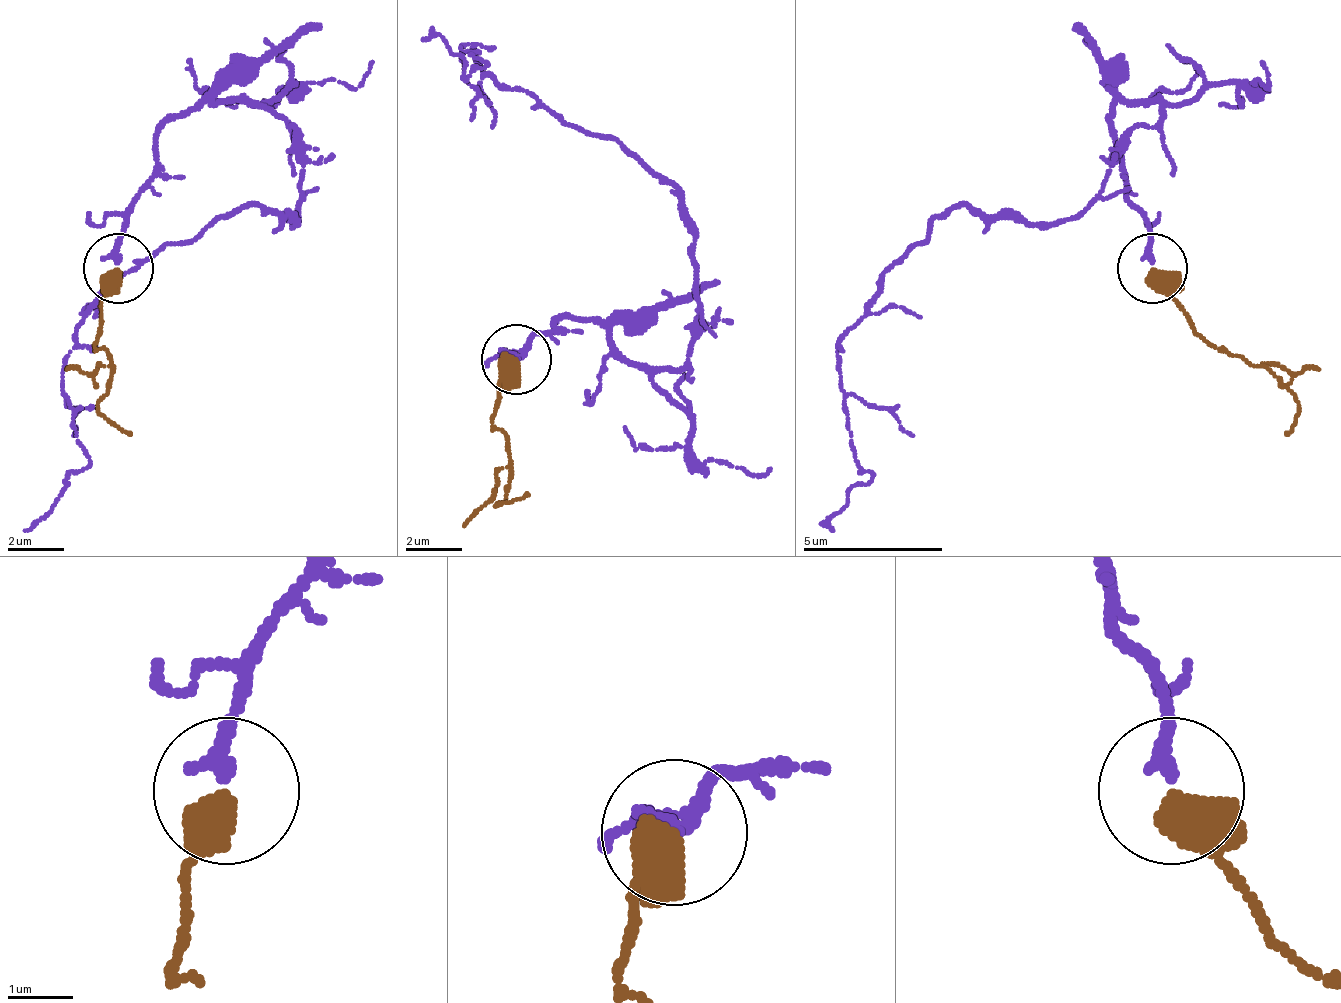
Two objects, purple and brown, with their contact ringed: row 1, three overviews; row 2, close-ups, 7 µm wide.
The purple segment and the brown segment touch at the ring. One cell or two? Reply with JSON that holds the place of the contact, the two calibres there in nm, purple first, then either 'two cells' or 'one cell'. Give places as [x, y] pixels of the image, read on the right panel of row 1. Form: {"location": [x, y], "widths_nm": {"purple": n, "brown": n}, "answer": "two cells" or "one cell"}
{"location": [1152, 268], "widths_nm": {"purple": 240, "brown": 600}, "answer": "one cell"}

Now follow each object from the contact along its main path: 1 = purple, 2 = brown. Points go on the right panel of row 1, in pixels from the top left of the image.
1: (1153, 263), (1111, 123), (1153, 102), (1076, 214), (951, 207), (853, 325), (839, 388), (860, 465), (832, 528)
2: (1153, 270), (1174, 304), (1216, 346), (1265, 367), (1293, 395), (1300, 416), (1286, 437)

